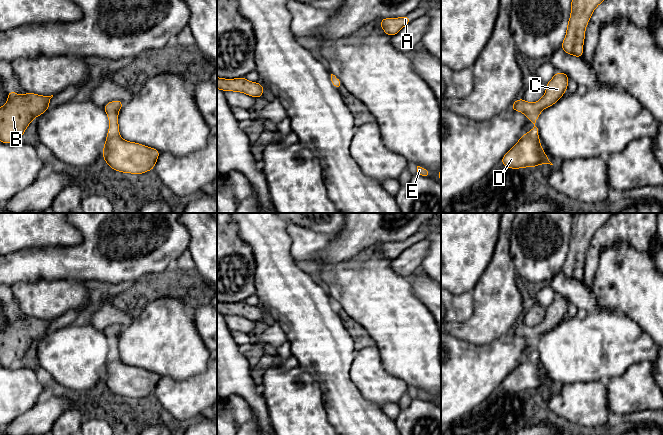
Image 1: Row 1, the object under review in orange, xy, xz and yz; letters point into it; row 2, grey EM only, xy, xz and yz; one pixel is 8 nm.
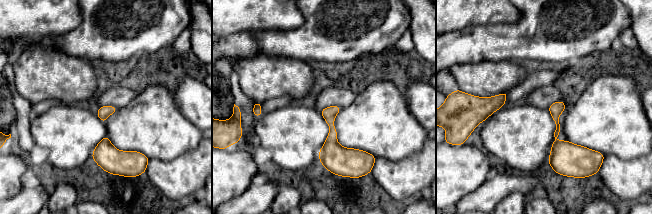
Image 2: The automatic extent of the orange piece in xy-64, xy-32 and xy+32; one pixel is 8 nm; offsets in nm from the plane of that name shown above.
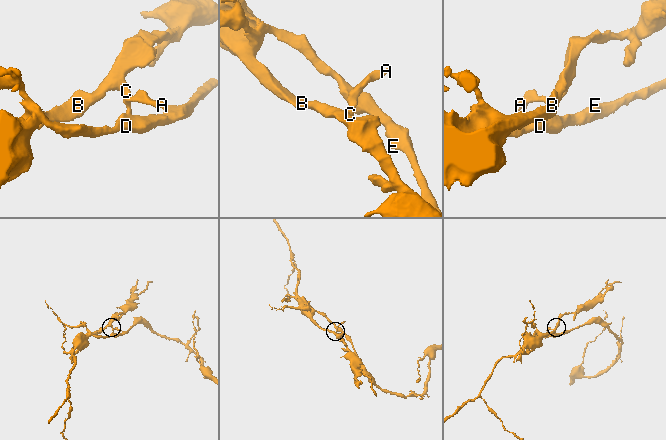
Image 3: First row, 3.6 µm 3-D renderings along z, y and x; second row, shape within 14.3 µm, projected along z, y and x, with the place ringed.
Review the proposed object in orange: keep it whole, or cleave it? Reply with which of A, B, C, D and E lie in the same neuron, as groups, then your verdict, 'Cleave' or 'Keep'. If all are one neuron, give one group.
Groups: A B C D E. Keep

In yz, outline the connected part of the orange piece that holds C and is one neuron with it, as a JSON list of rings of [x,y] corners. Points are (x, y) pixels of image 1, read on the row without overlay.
[[[556,296],[546,308],[546,316],[539,325],[529,327],[524,323],[517,323],[511,329],[511,333],[524,337],[534,351],[529,357],[522,359],[520,364],[503,380],[501,384],[503,389],[511,393],[536,391],[539,388],[553,389],[542,374],[535,347],[540,336],[555,328],[567,315],[568,304],[567,298]]]

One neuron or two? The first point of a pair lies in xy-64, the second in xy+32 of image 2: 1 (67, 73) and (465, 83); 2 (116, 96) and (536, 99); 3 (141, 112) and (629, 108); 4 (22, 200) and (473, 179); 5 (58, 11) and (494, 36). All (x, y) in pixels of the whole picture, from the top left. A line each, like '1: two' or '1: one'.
1: one
2: one
3: one
4: two
5: two

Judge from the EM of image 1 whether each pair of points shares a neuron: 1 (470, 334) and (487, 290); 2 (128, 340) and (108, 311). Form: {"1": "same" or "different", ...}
{"1": "same", "2": "different"}

